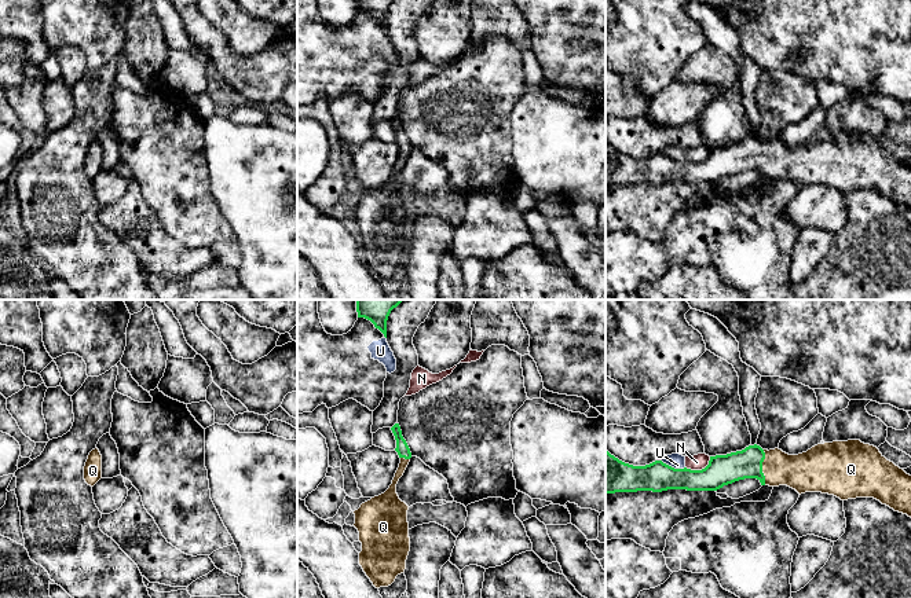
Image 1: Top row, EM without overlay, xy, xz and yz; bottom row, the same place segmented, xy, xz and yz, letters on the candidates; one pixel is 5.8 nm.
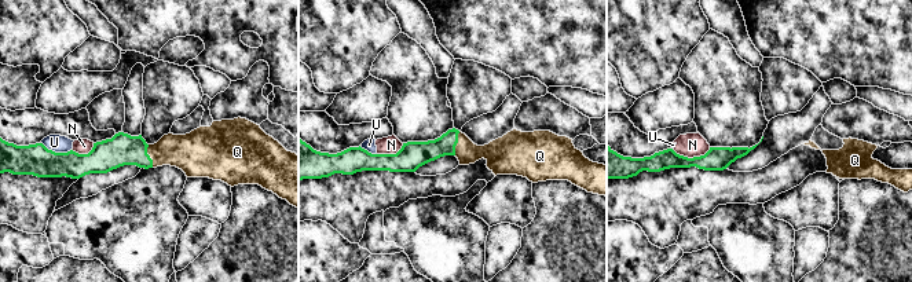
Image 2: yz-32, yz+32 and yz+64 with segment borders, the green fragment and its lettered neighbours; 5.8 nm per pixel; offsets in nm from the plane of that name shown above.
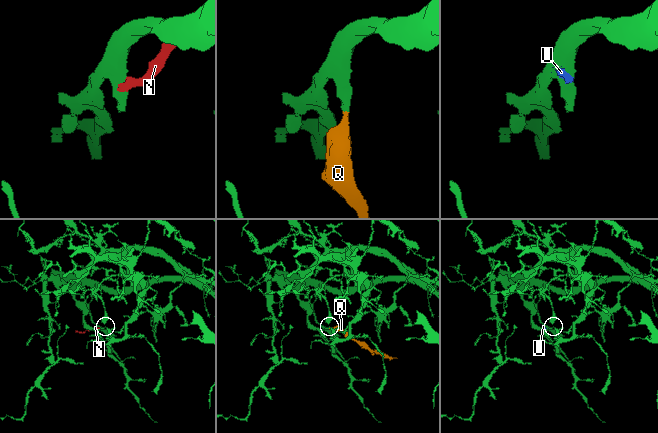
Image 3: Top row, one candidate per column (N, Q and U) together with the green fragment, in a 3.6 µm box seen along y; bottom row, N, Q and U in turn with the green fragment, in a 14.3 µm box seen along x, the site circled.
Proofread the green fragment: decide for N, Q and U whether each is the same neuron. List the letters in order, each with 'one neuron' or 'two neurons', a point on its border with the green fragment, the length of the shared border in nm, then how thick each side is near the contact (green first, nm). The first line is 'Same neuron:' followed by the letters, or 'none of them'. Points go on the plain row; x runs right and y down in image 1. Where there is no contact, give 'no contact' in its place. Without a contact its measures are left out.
Same neuron: Q
N: two neurons | yz (699, 162) | 170 nm | 180/90 nm
Q: one neuron | yz (761, 160) | 200 nm | 180/220 nm
U: two neurons | yz (673, 160) | 150 nm | 170/90 nm

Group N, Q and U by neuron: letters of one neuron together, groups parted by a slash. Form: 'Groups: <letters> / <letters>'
Groups: N U / Q

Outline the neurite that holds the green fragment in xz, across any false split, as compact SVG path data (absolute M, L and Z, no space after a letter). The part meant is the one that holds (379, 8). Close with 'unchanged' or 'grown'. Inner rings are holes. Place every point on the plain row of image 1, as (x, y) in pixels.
M356 0L358 10L370 12L387 30L387 12L394 0Z; unchanged

